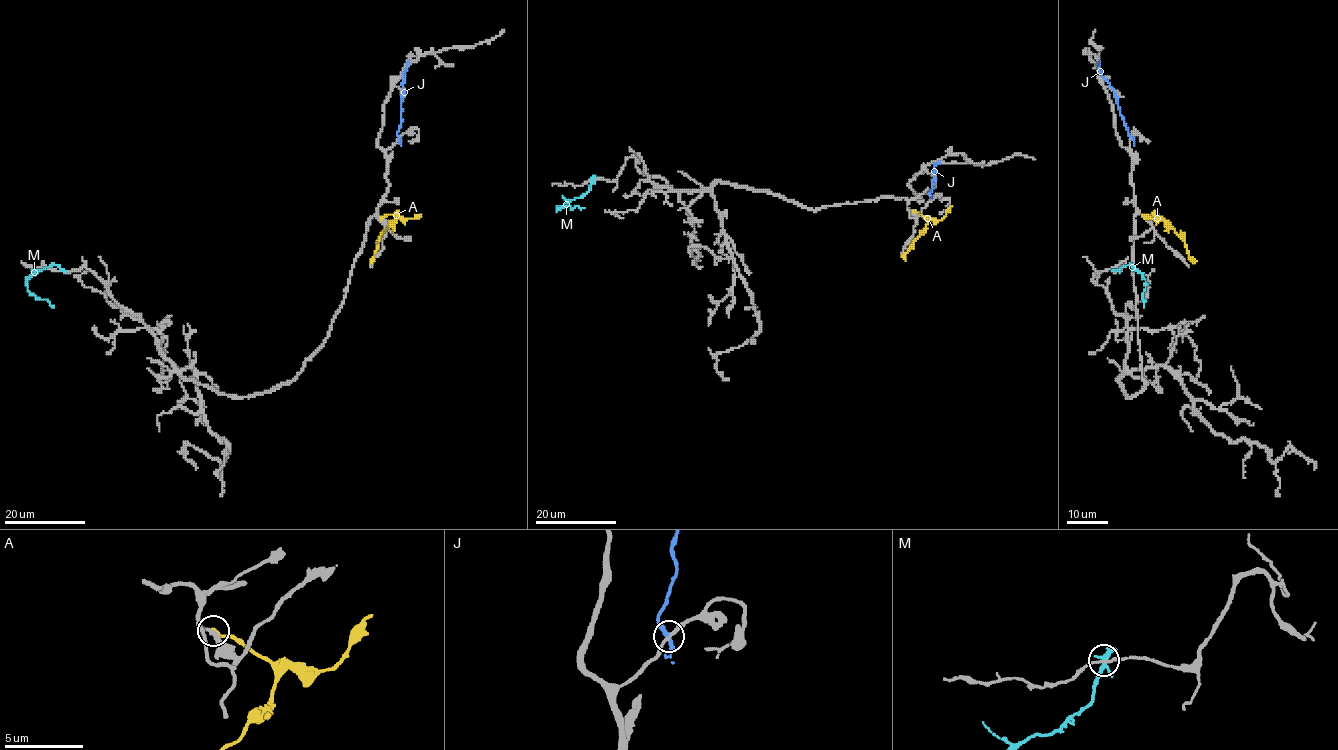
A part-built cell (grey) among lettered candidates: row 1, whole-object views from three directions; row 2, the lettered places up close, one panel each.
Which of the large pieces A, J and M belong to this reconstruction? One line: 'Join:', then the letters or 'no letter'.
Join: no letter

